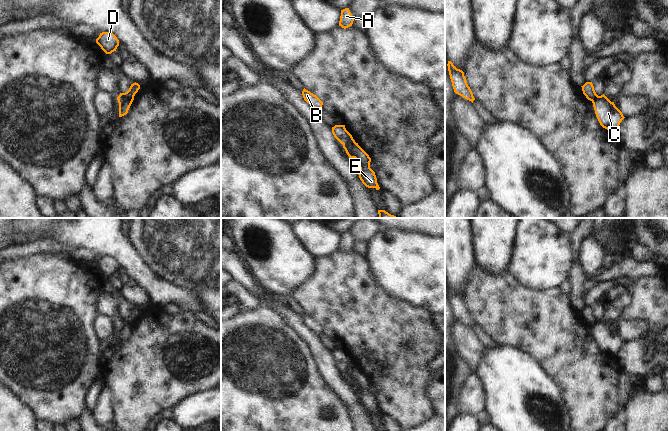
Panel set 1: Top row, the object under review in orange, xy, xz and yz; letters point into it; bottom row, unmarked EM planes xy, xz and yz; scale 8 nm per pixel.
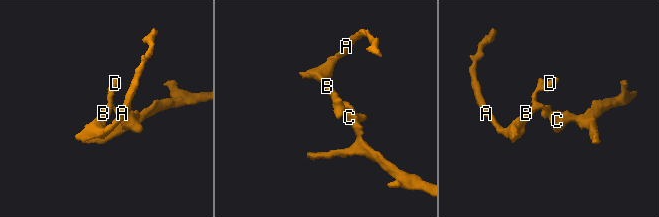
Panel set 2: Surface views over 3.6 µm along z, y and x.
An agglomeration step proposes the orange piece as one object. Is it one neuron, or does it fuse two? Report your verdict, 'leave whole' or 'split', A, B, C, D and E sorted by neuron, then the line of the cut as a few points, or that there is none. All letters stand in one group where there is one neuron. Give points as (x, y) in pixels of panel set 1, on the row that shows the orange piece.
split; A B D / C E; cut in xy along (133, 96), (118, 101)

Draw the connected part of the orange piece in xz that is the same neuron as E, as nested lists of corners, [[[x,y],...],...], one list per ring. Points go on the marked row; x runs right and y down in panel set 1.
[[[356,142],[343,144],[343,148],[349,158],[355,158],[357,160],[360,168],[358,175],[362,183],[368,188],[379,190],[380,187],[377,183],[375,172],[370,168],[371,158],[369,155]]]

